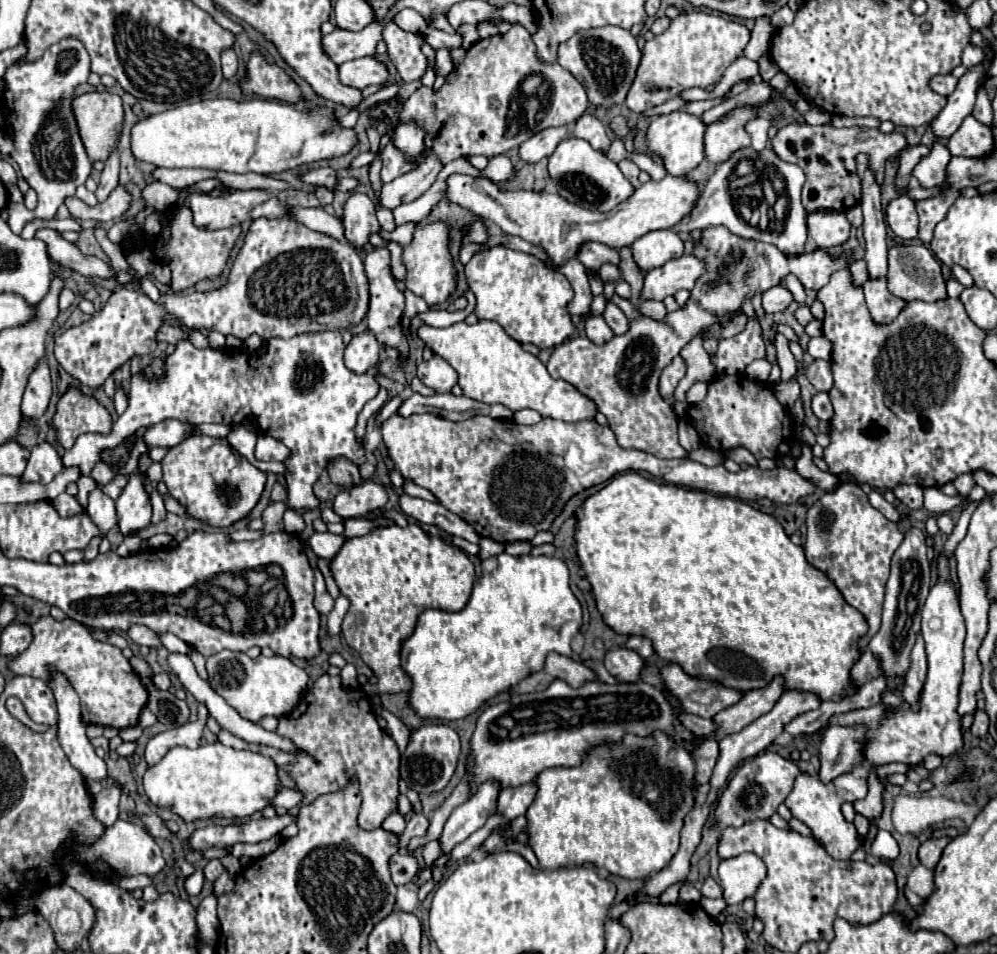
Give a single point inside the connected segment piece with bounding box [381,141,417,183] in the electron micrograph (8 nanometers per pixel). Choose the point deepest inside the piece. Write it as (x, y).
(394, 163)

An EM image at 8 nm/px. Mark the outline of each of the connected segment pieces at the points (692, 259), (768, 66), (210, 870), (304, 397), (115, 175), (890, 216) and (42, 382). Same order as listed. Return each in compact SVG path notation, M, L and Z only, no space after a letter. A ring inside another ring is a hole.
M683 255L679 259L671 259L671 263L647 271L641 297L663 301L667 295L675 295L675 291L679 289L691 291L691 287L695 287L703 271L705 271L705 263L695 255Z
M763 55L757 63L759 63L759 73L761 73L763 79L773 79L773 75L779 71L775 61L769 55Z
M211 859L207 865L205 865L205 869L203 869L203 873L205 873L205 879L207 881L217 881L217 877L223 873L223 865L221 865L221 861L219 859Z
M341 331L307 333L307 335L295 335L295 337L291 337L291 339L269 339L267 345L265 345L265 349L263 349L263 353L261 353L261 355L253 355L253 357L251 357L249 353L231 353L231 351L225 351L225 349L195 349L189 341L181 341L181 343L177 343L175 353L169 355L167 361L165 361L165 367L167 367L165 377L159 377L159 379L153 381L153 379L149 379L149 377L145 377L145 375L141 375L141 373L135 373L135 375L133 375L133 381L131 381L131 391L129 391L129 407L127 407L127 411L115 421L111 433L107 433L107 435L99 435L99 433L85 433L85 435L79 435L77 441L75 441L75 445L65 453L63 465L65 465L65 467L75 465L75 467L79 467L79 469L83 471L83 475L89 475L91 469L93 469L93 465L99 461L101 449L105 449L105 447L115 447L115 445L121 443L127 435L133 435L139 427L151 427L151 425L157 425L157 423L161 423L161 421L165 421L165 419L181 419L181 421L197 423L197 425L199 425L199 423L245 425L245 423L247 423L247 415L253 415L253 421L255 421L255 425L259 427L259 433L271 435L273 439L279 439L281 443L285 443L285 445L293 451L293 457L285 461L285 465L287 465L287 469L289 469L289 475L285 477L285 479L287 479L287 491L289 491L287 505L289 505L289 507L297 507L297 509L299 509L299 507L317 507L317 505L319 505L319 499L313 497L313 483L317 481L319 473L325 469L325 465L327 465L331 459L335 459L335 457L347 457L347 459L351 459L355 465L361 465L361 463L365 461L365 451L363 451L363 447L361 447L361 445L357 443L357 439L355 439L355 423L357 423L357 415L361 413L363 405L365 405L369 399L373 399L373 397L377 395L377 391L379 391L379 383L375 381L373 375L367 375L367 373L357 375L357 373L353 373L353 371L349 371L349 369L345 367L345 363L343 363L343 351L345 351L345 345L343 345L343 339L341 339Z
M115 151L107 161L105 161L105 169L101 173L101 181L99 181L99 189L95 191L99 203L103 203L109 193L117 187L117 179L119 179L119 153Z
M899 195L897 199L889 201L887 209L887 225L899 239L915 239L917 237L917 211L915 211L915 201L911 201L907 195Z
M41 359L25 387L25 395L21 403L21 421L39 419L47 411L49 399L51 399L51 377L45 359Z

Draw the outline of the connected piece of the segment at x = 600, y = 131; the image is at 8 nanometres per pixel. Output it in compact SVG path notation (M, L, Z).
M587 113L583 117L579 117L579 121L575 125L575 135L579 139L585 139L587 143L591 143L591 147L597 149L597 151L599 149L607 151L609 145L611 145L611 139L607 137L603 123L597 117L587 115Z

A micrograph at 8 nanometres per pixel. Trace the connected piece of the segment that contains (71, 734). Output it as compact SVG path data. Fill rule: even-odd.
M49 667L49 681L47 685L51 687L53 691L53 697L55 697L55 703L57 703L57 715L59 715L59 743L67 755L67 759L71 761L71 765L75 769L79 769L83 773L83 777L87 781L97 781L97 779L105 779L107 777L107 767L105 767L105 761L101 757L97 757L93 745L89 743L87 735L85 735L85 723L81 719L81 705L79 705L79 695L75 693L75 689L71 687L69 679L59 673L57 669Z

